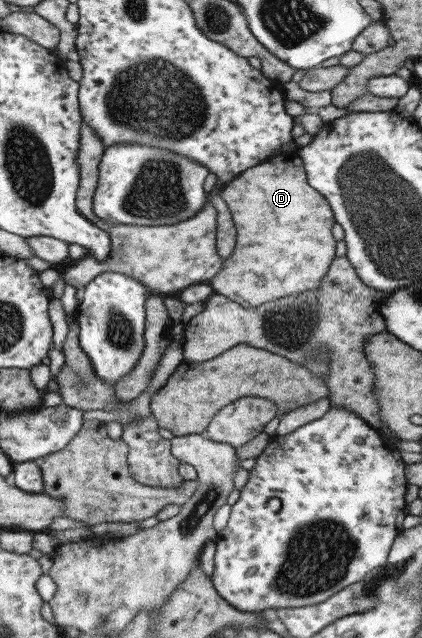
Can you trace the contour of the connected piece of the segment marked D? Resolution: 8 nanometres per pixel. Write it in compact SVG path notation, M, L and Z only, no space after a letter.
M296 151L279 153L269 159L245 169L219 191L226 203L233 225L237 229L235 255L233 251L223 260L223 269L213 276L208 284L214 294L223 295L240 307L256 307L283 297L295 297L314 290L325 276L329 263L335 258L336 241L331 237L334 217L329 204L313 191L306 181L302 161Z

